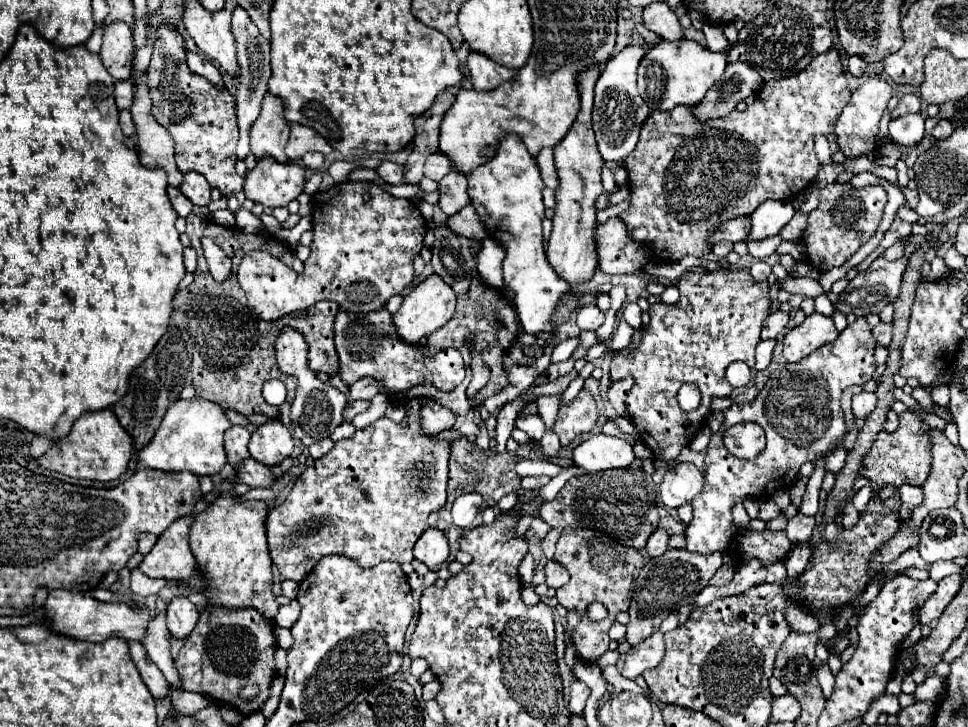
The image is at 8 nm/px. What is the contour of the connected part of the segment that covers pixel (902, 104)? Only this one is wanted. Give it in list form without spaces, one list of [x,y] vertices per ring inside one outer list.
[[[903,95],[899,99],[899,105],[891,111],[891,119],[897,119],[897,117],[903,117],[907,113],[919,113],[919,97],[917,95]]]

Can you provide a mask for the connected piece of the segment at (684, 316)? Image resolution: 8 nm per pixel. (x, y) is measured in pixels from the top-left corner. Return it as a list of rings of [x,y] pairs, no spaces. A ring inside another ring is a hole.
[[[717,269],[717,271],[705,271],[695,273],[687,271],[681,275],[677,289],[681,293],[679,301],[675,305],[667,305],[663,301],[649,307],[649,331],[643,333],[641,345],[633,353],[617,353],[611,361],[611,379],[615,377],[633,377],[633,387],[627,395],[627,413],[631,415],[631,421],[635,429],[639,431],[641,441],[651,449],[655,461],[673,463],[681,449],[691,443],[691,439],[697,435],[697,431],[705,425],[707,415],[711,413],[711,399],[713,397],[727,397],[731,393],[731,385],[725,379],[725,369],[731,361],[745,361],[753,367],[755,363],[755,347],[761,341],[759,331],[763,321],[769,315],[769,285],[767,281],[755,283],[749,271],[733,271],[733,269]],[[691,381],[701,391],[701,405],[685,413],[681,411],[677,403],[677,391],[679,387]]]

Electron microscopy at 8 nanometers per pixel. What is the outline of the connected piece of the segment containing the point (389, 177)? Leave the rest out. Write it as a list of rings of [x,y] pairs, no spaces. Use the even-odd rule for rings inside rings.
[[[383,161],[383,163],[377,167],[377,173],[379,173],[381,179],[385,179],[389,185],[407,183],[407,181],[405,181],[403,165],[397,165],[397,163],[391,163],[391,161]]]

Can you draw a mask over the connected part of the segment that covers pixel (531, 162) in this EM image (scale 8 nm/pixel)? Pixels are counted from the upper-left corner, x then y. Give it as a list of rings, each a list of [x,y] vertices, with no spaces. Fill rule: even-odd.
[[[507,133],[505,137],[501,137],[501,143],[497,143],[493,157],[473,169],[467,179],[471,205],[481,217],[487,235],[505,249],[503,283],[515,293],[513,307],[523,329],[527,333],[553,331],[553,325],[549,323],[551,313],[557,307],[559,297],[569,291],[569,287],[565,281],[559,279],[559,275],[549,267],[549,261],[545,259],[541,235],[541,221],[545,219],[545,183],[541,179],[537,159],[527,151],[517,135]]]

